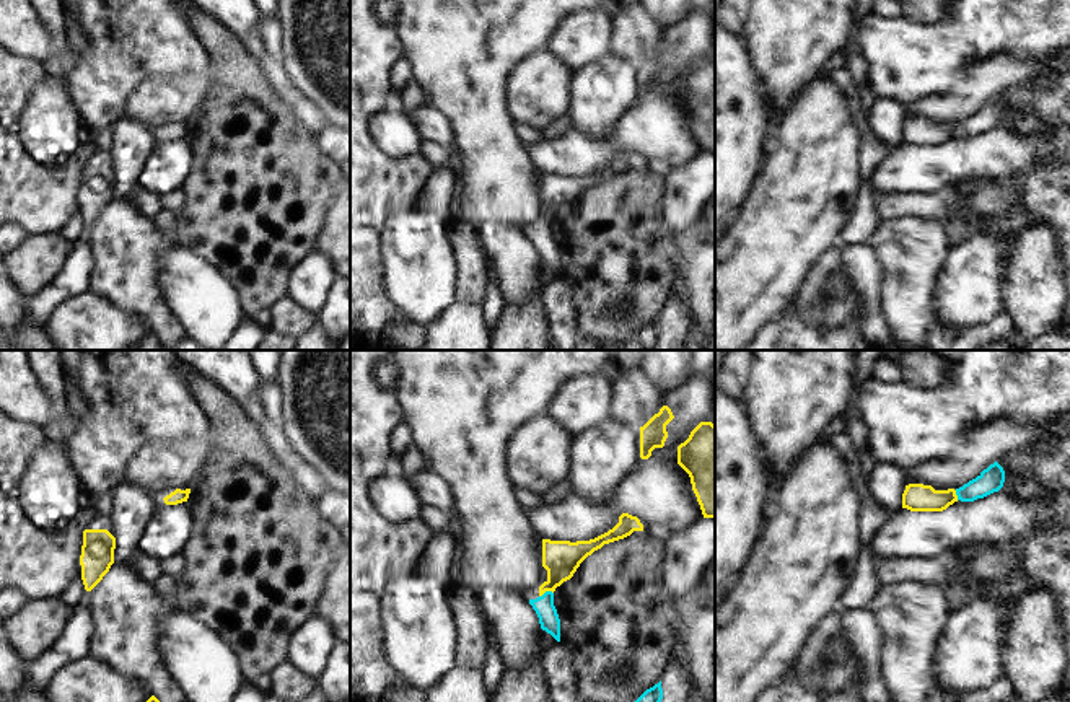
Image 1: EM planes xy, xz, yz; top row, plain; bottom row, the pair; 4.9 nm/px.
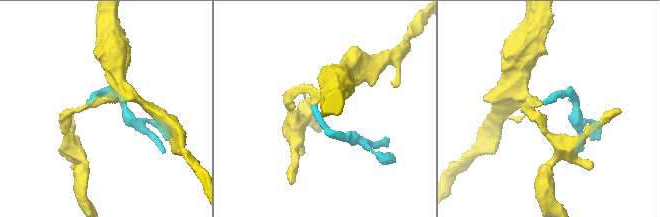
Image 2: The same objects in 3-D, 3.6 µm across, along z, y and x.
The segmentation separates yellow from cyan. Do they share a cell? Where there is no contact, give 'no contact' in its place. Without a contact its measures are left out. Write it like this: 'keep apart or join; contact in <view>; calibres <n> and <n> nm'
join; contact in xz; calibres 180 and 100 nm

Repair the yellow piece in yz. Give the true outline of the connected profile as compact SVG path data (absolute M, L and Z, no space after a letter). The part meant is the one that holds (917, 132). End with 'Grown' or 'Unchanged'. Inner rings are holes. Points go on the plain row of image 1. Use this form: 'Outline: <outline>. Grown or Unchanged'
Outline: M995 96L976 114L959 124L935 125L932 121L909 119L902 129L902 143L910 147L943 147L954 137L974 137L998 127L1005 117L1005 106Z. Grown.

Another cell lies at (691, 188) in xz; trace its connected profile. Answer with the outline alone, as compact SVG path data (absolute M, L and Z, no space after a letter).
M700 153L684 166L671 168L663 207L666 225L682 238L700 223L715 199L715 153Z

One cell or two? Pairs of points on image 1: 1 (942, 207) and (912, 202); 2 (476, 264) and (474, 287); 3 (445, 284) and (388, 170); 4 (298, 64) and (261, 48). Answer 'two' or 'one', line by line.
1: one
2: one
3: two
4: two

